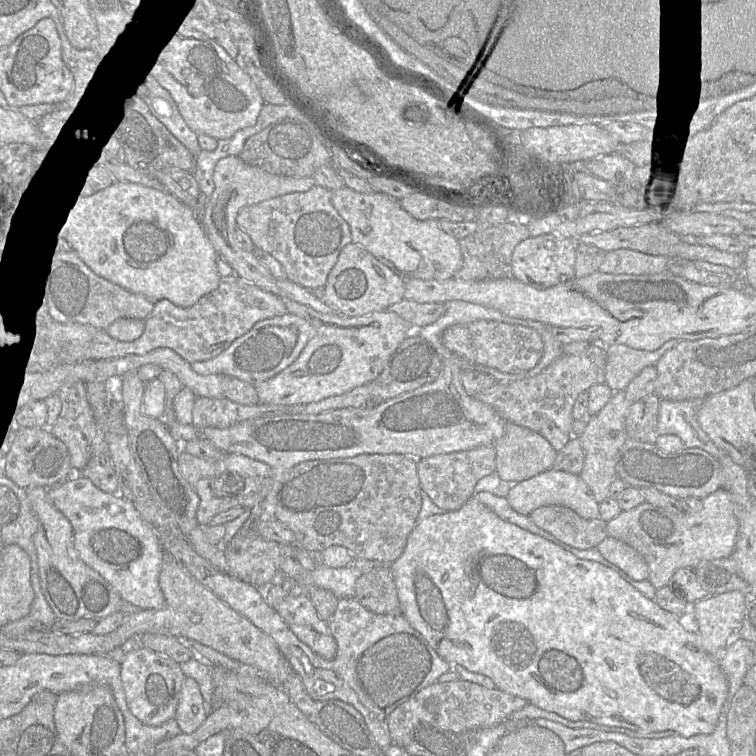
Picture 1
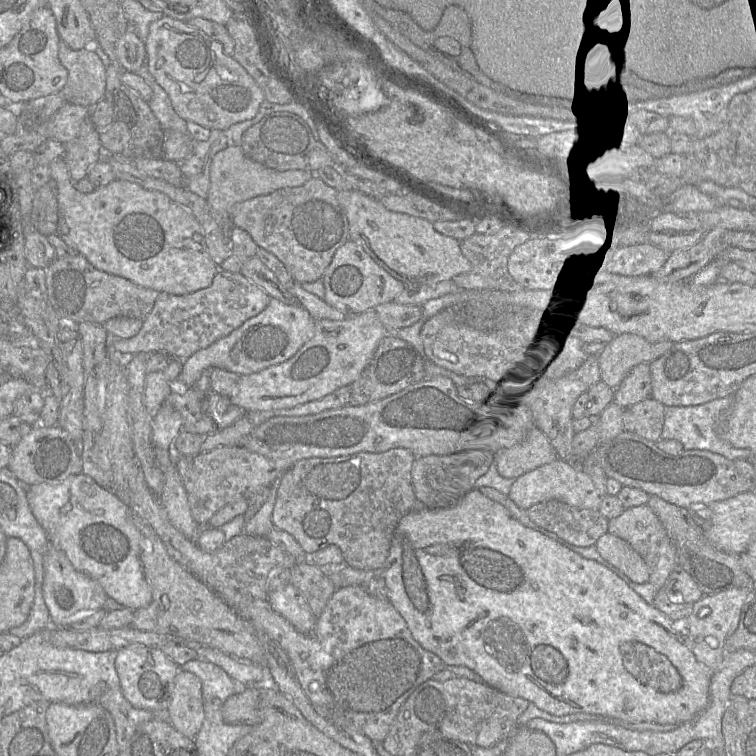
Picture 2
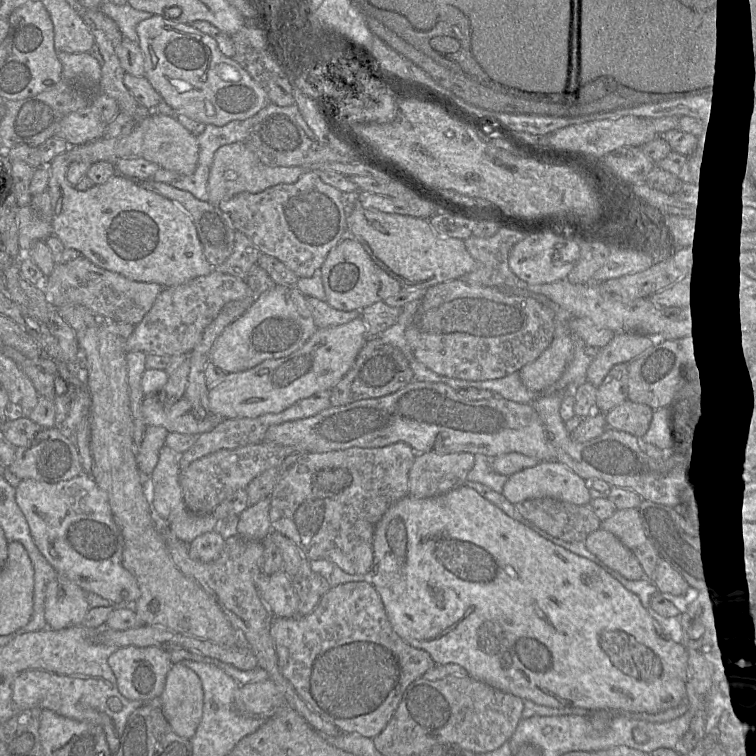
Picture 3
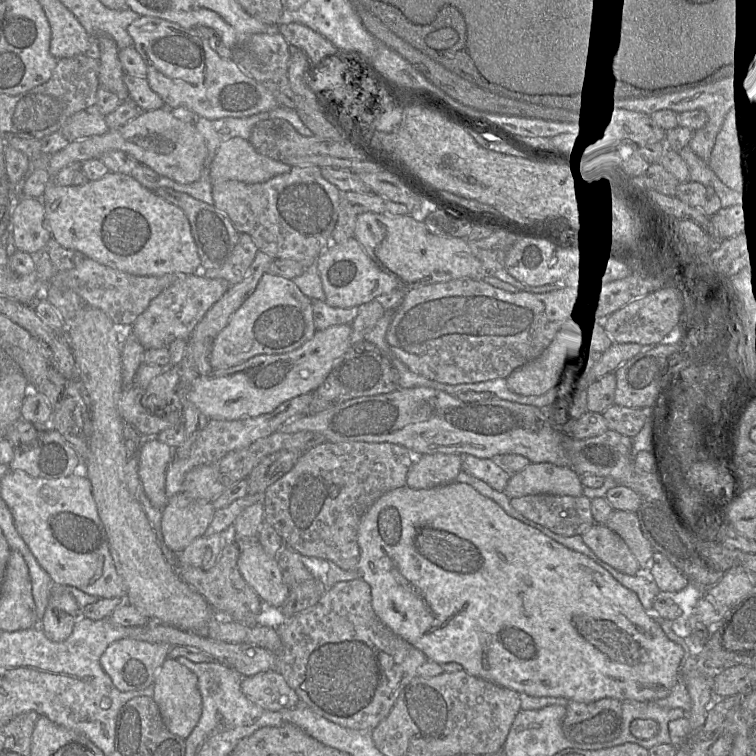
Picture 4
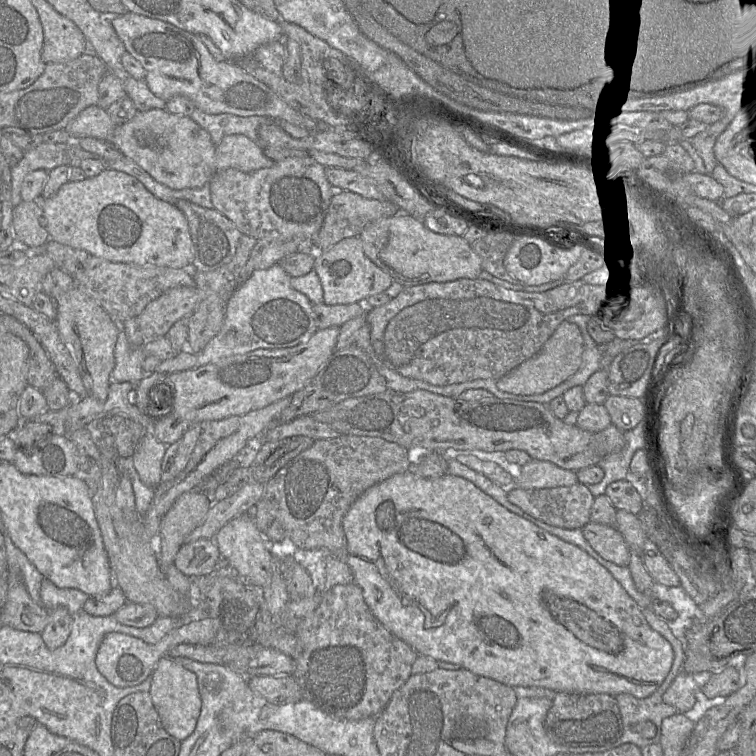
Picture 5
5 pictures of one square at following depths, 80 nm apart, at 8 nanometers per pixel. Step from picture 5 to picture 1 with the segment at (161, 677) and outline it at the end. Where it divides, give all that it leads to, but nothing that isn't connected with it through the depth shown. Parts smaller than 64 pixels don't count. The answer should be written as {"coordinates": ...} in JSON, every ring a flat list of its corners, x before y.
{"coordinates":[[186,677,180,690,174,717,181,733,195,732,207,719,210,711,204,703,197,681]]}

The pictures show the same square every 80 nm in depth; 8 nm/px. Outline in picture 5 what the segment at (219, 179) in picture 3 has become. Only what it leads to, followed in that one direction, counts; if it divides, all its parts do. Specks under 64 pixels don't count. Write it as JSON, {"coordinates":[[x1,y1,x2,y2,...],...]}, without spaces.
{"coordinates":[[242,134,224,137,215,149,216,172,235,168,243,172,252,172,271,167,275,162,263,154,263,149]]}

